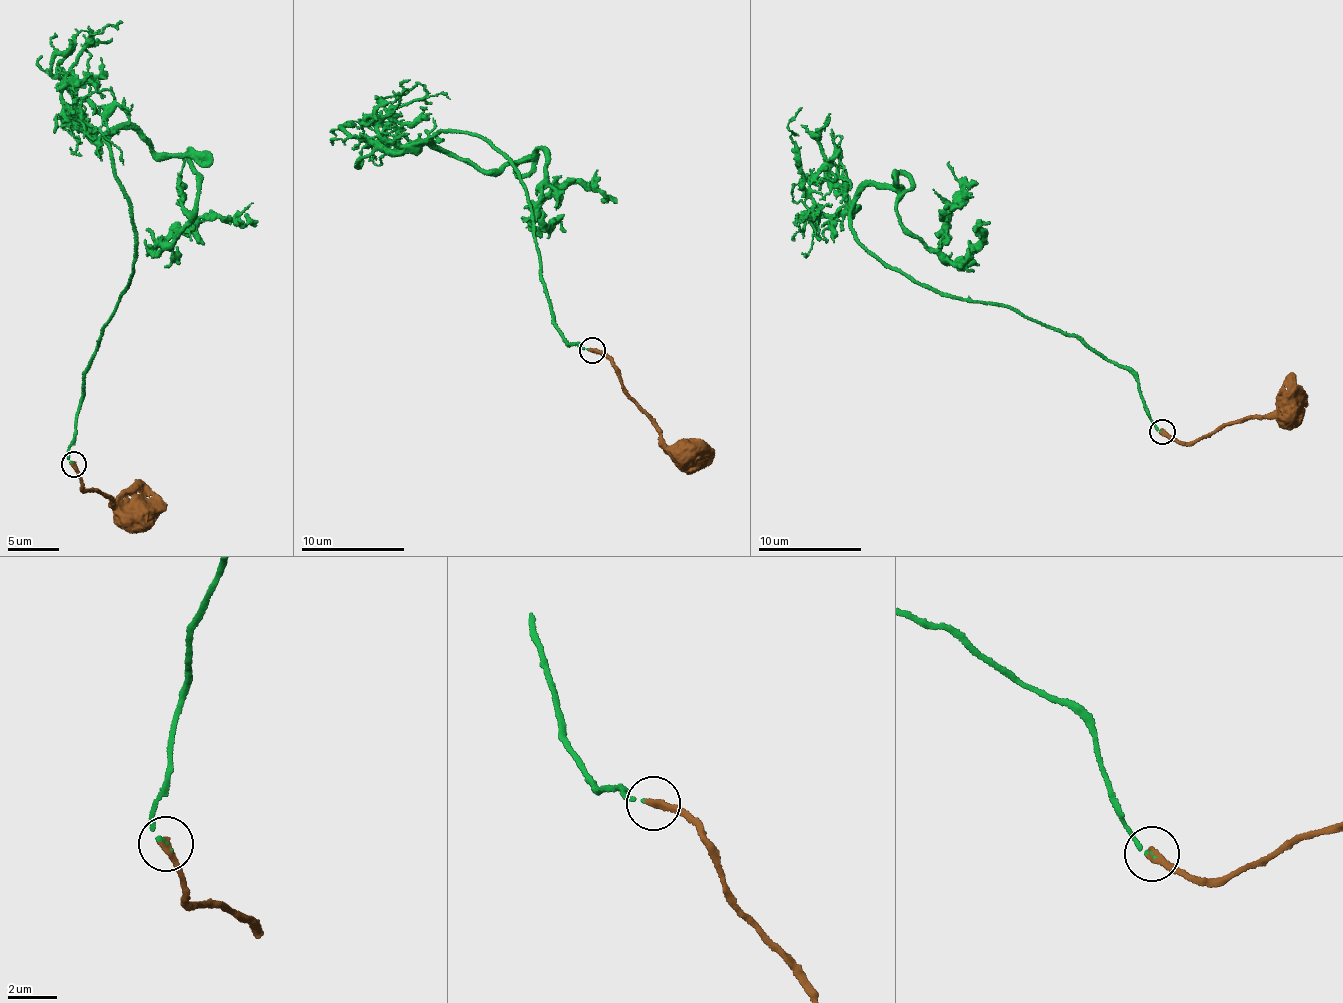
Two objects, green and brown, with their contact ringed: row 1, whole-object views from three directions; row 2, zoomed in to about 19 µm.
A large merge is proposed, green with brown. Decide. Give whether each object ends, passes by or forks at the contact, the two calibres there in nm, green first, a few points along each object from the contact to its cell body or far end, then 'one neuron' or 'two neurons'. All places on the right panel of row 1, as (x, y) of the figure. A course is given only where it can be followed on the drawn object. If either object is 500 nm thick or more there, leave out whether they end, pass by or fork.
green ends; brown ends; calibres 120 and 320 nm; course green (1161, 431), (1136, 378), (1078, 339), (855, 238), (859, 194), (899, 174), (897, 216), (936, 248), (947, 162); course brown (1161, 431), (1181, 442), (1200, 441), (1216, 428), (1269, 416), (1296, 386); one neuron

